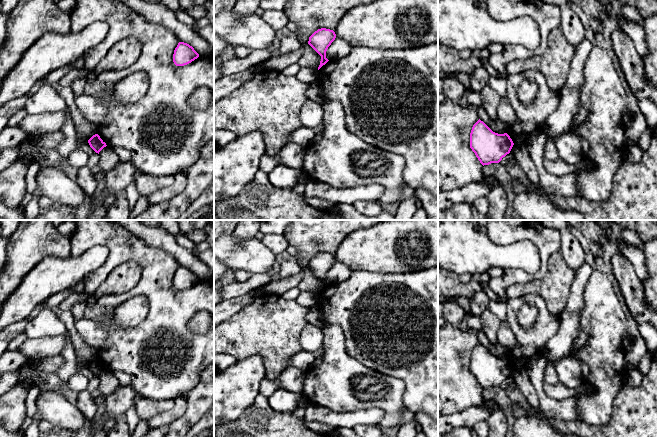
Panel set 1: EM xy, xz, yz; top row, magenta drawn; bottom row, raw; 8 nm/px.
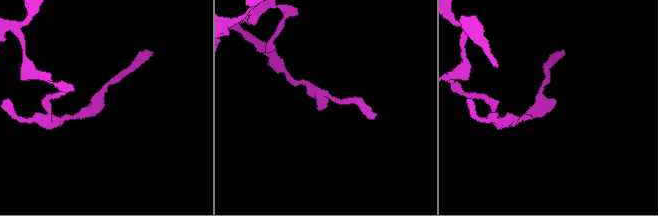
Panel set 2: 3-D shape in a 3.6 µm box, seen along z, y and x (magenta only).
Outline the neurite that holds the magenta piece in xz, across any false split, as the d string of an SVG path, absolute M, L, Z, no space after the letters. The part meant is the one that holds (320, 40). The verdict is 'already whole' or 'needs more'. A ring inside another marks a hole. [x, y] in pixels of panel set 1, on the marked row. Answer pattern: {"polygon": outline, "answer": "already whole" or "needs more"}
{"polygon": "M326 28L318 29L309 37L308 44L321 56L318 70L329 61L326 58L326 51L335 38L335 32Z", "answer": "already whole"}

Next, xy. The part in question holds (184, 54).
{"polygon": "M179 42L174 50L173 62L176 66L184 66L199 57L199 54L187 43Z", "answer": "already whole"}

